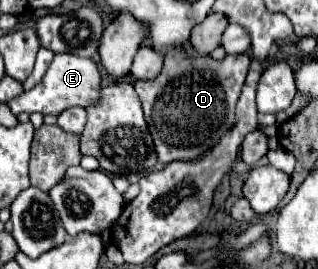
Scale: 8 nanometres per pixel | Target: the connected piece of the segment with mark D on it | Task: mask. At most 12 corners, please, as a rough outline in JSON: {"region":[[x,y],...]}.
{"region":[[172,49],[136,93],[160,163],[234,123],[252,57]]}

